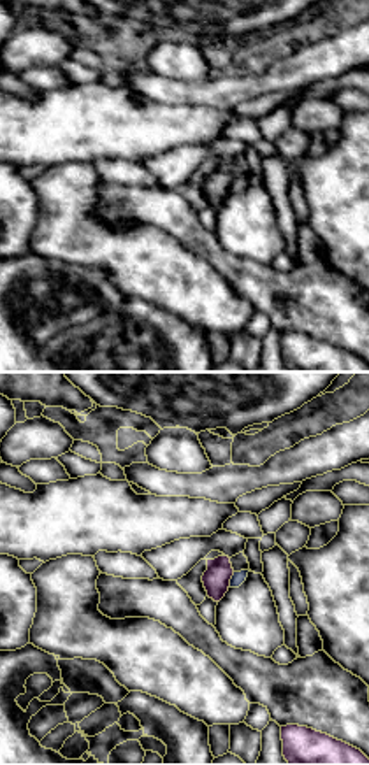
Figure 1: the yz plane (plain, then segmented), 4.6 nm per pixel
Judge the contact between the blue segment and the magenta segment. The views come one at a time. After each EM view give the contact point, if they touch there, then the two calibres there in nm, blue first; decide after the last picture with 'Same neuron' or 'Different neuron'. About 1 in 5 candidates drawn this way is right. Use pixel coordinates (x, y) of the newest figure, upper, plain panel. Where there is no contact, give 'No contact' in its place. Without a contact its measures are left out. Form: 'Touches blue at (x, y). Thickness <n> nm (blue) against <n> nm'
Touches blue at (231, 186). Thickness 60 nm (blue) against 130 nm

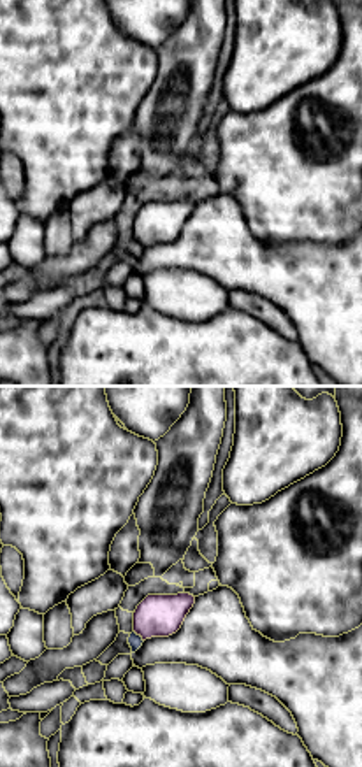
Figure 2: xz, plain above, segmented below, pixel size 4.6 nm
Touches blue at (139, 243). Thickness 70 nm (blue) against 190 nm

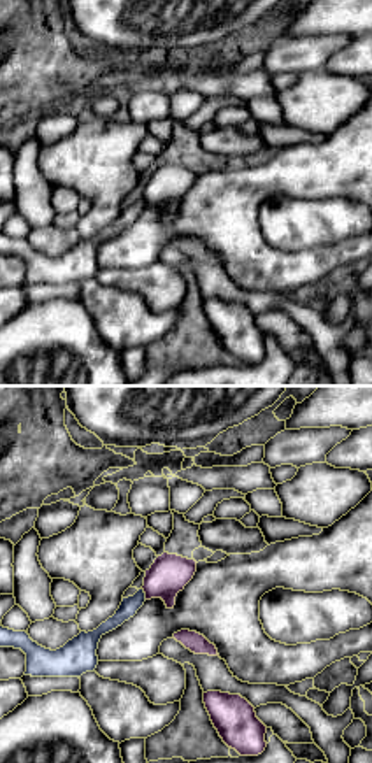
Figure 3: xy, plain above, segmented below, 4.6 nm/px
Touches blue at (144, 200). Thickness 90 nm (blue) against 180 nm

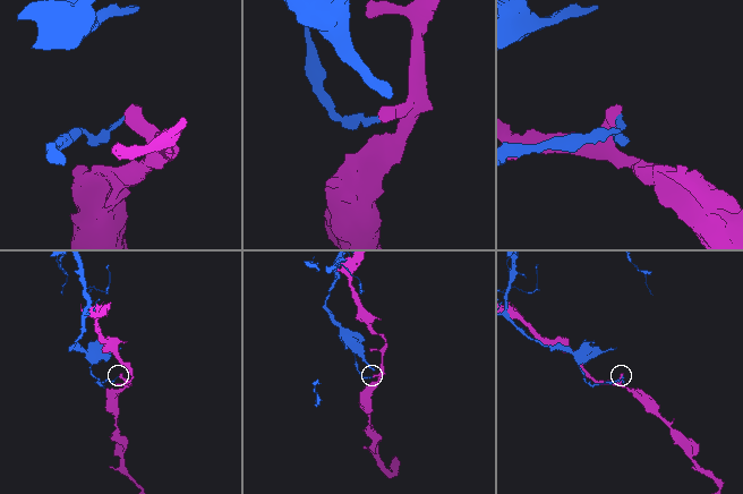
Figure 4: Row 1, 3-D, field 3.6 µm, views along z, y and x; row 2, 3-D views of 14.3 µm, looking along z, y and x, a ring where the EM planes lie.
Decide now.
Different neuron

